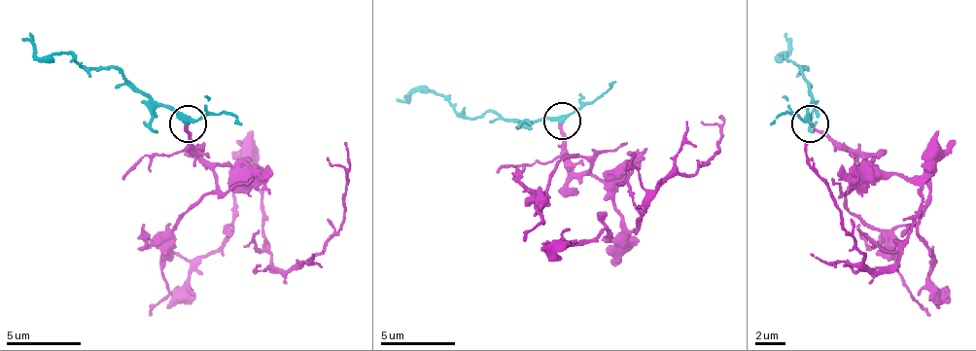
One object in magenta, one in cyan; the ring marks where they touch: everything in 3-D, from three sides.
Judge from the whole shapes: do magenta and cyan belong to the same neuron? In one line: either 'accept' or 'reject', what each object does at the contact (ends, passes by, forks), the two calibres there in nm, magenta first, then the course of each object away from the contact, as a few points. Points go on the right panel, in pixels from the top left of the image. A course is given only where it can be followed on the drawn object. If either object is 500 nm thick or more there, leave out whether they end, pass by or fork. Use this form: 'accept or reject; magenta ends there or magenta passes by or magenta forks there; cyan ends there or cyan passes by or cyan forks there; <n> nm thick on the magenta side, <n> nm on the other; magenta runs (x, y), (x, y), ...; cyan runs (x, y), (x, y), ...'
accept; magenta ends there; cyan passes by; 180 nm thick on the magenta side, 280 nm on the other; magenta runs (813, 124), (921, 188), (909, 243), (890, 265), (864, 262), (805, 143); cyan runs (809, 124), (813, 90), (801, 68), (809, 68), (783, 53), (779, 57), (786, 39)

